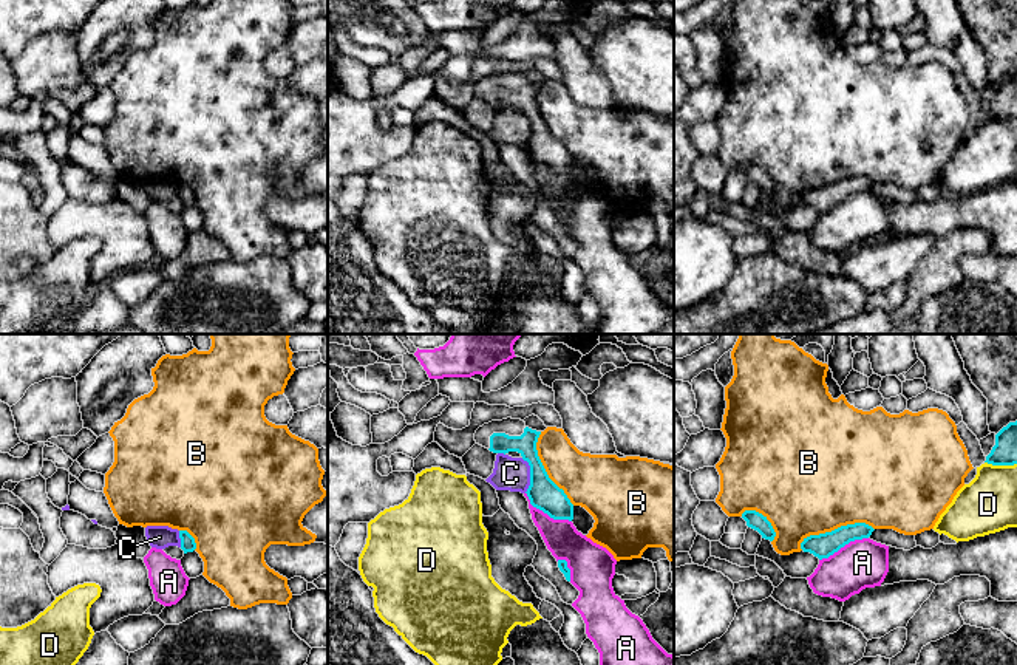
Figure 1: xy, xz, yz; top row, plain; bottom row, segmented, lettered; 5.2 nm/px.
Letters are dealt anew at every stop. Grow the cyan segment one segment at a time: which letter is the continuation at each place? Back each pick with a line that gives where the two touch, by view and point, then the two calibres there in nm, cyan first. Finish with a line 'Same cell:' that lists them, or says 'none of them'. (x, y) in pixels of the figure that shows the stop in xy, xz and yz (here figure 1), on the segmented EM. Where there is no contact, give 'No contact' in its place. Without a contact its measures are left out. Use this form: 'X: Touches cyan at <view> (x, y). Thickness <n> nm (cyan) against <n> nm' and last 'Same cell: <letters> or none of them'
Same cell: none of them

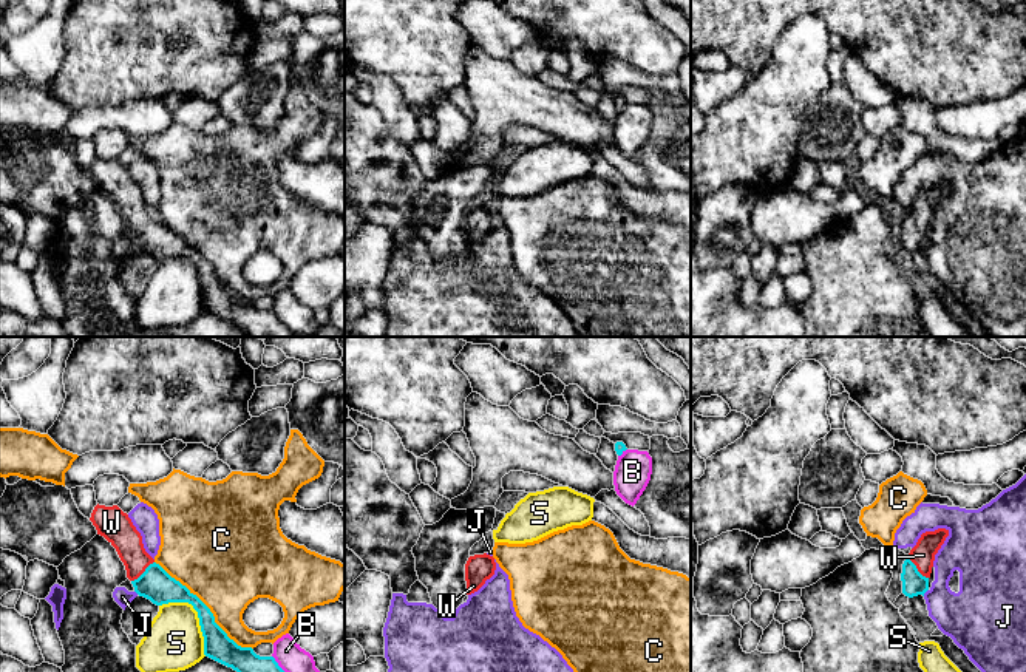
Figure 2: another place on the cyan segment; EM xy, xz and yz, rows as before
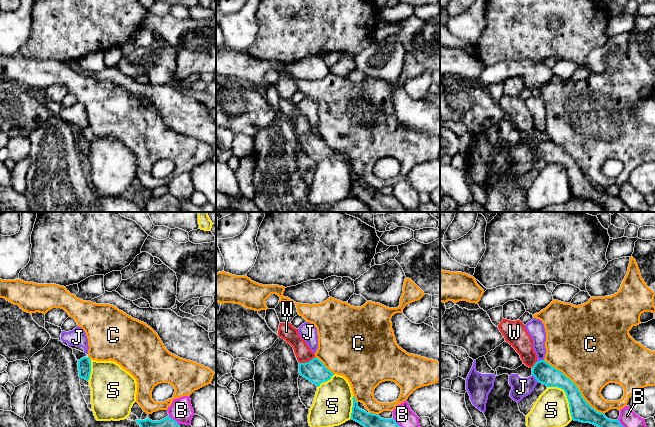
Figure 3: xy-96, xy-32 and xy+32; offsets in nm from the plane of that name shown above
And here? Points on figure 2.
W: Touches cyan at xy (144, 572). Thickness 170 nm (cyan) against 150 nm
Same cell: W

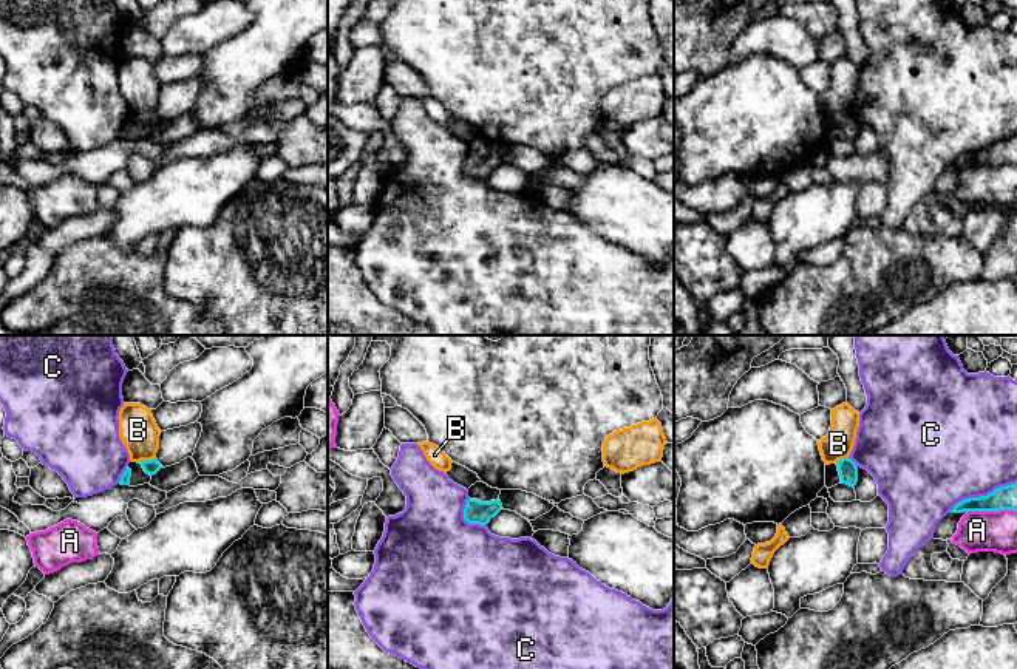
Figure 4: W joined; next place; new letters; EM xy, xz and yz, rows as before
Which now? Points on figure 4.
Same cell: none of them

